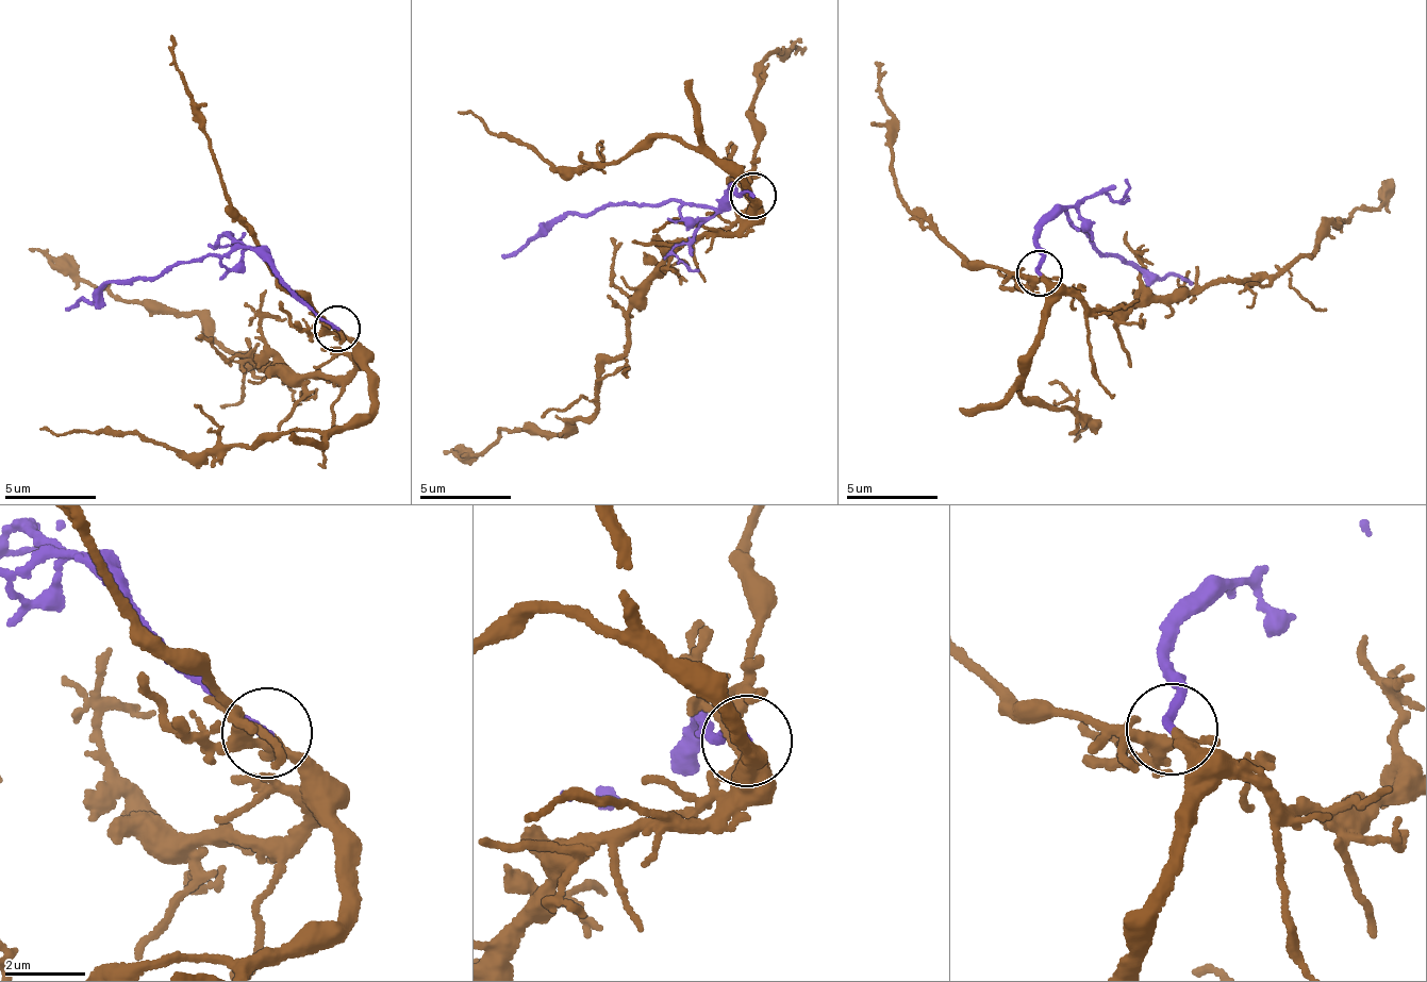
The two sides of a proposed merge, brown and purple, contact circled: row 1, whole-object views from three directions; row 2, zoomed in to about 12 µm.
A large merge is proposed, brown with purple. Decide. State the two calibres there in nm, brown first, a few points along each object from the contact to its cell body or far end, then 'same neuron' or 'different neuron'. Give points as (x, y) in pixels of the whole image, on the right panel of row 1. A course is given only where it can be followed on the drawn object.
200 nm thick on the brown side, 200 nm on the other; brown runs (1040, 271), (1117, 320), (1301, 259), (1328, 223), (1387, 207), (1395, 183); purple runs (1040, 271), (1035, 240), (1061, 211), (1098, 249), (1127, 263), (1164, 275), (1178, 275), (1193, 285); same neuron

